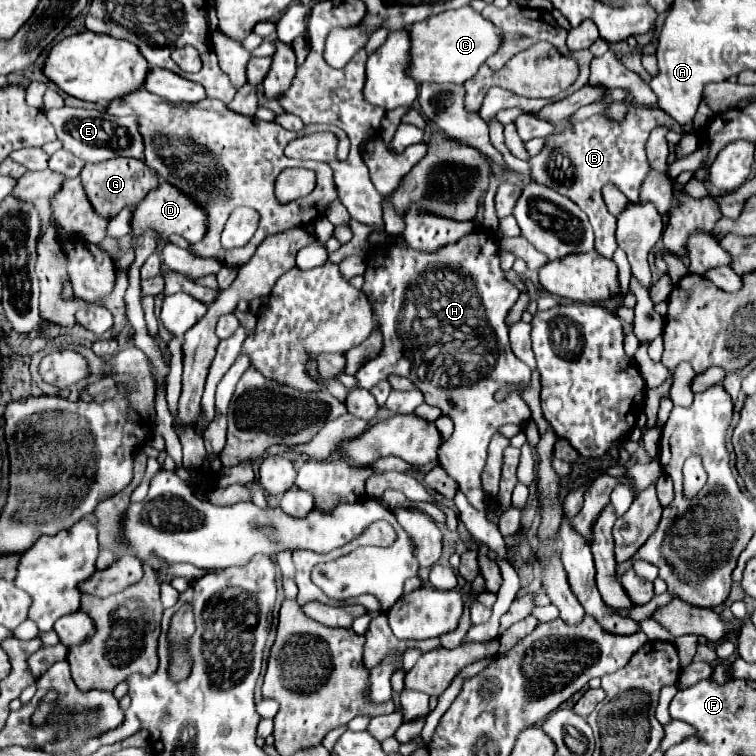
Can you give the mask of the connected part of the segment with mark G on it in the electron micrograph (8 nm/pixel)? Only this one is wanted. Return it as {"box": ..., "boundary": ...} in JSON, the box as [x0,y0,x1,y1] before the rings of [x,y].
{"box":[81,158,157,218],"boundary":[[[113,158],[97,164],[85,164],[81,170],[81,180],[95,212],[107,218],[117,216],[125,206],[137,206],[147,196],[147,192],[157,188],[155,172],[147,168],[143,160],[135,158]]]}

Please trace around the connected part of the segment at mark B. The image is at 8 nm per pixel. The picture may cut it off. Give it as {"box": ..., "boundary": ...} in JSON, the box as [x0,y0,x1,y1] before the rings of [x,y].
{"box":[527,102,683,258],"boundary":[[[625,102],[625,106],[627,114],[623,120],[611,120],[605,114],[597,114],[575,124],[571,124],[571,118],[561,120],[559,124],[551,124],[555,130],[545,138],[545,148],[537,156],[531,156],[527,160],[531,168],[531,178],[535,182],[561,192],[589,216],[595,232],[595,250],[605,258],[613,258],[617,242],[615,216],[607,212],[601,188],[605,184],[615,184],[627,198],[639,198],[639,186],[651,170],[645,156],[645,142],[649,132],[657,126],[665,126],[673,132],[683,130],[661,108],[637,106],[633,102]]]}

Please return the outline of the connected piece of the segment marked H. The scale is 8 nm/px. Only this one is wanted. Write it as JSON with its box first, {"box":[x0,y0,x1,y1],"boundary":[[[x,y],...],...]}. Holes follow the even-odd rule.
{"box":[355,228,531,510],"boundary":[[[479,228],[479,232],[475,230],[471,236],[463,236],[463,240],[447,244],[447,248],[439,248],[435,252],[419,252],[409,246],[385,244],[375,248],[375,256],[367,258],[363,278],[363,292],[369,300],[373,300],[385,346],[375,360],[363,364],[355,374],[359,380],[357,386],[369,390],[389,374],[399,374],[409,378],[423,392],[427,404],[437,406],[445,416],[449,416],[455,424],[455,432],[439,448],[439,464],[459,484],[475,510],[487,510],[487,496],[479,478],[487,458],[487,444],[503,424],[521,426],[531,418],[531,410],[521,398],[521,388],[529,384],[531,370],[511,352],[507,336],[509,328],[505,326],[505,316],[519,300],[519,290],[499,268],[497,236],[493,238],[493,232]],[[501,388],[509,388],[513,392],[509,392],[503,402],[497,402],[495,392]],[[449,400],[455,402],[453,408]]]}

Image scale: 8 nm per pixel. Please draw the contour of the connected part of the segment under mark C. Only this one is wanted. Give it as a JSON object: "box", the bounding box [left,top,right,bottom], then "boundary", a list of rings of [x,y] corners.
{"box":[407,6,501,84],"boundary":[[[469,6],[445,10],[441,14],[429,16],[427,20],[415,22],[409,28],[409,36],[411,36],[411,62],[407,68],[407,76],[411,76],[417,84],[421,82],[463,84],[465,80],[475,76],[479,66],[491,54],[495,54],[501,44],[501,32],[481,14],[473,12]]]}

